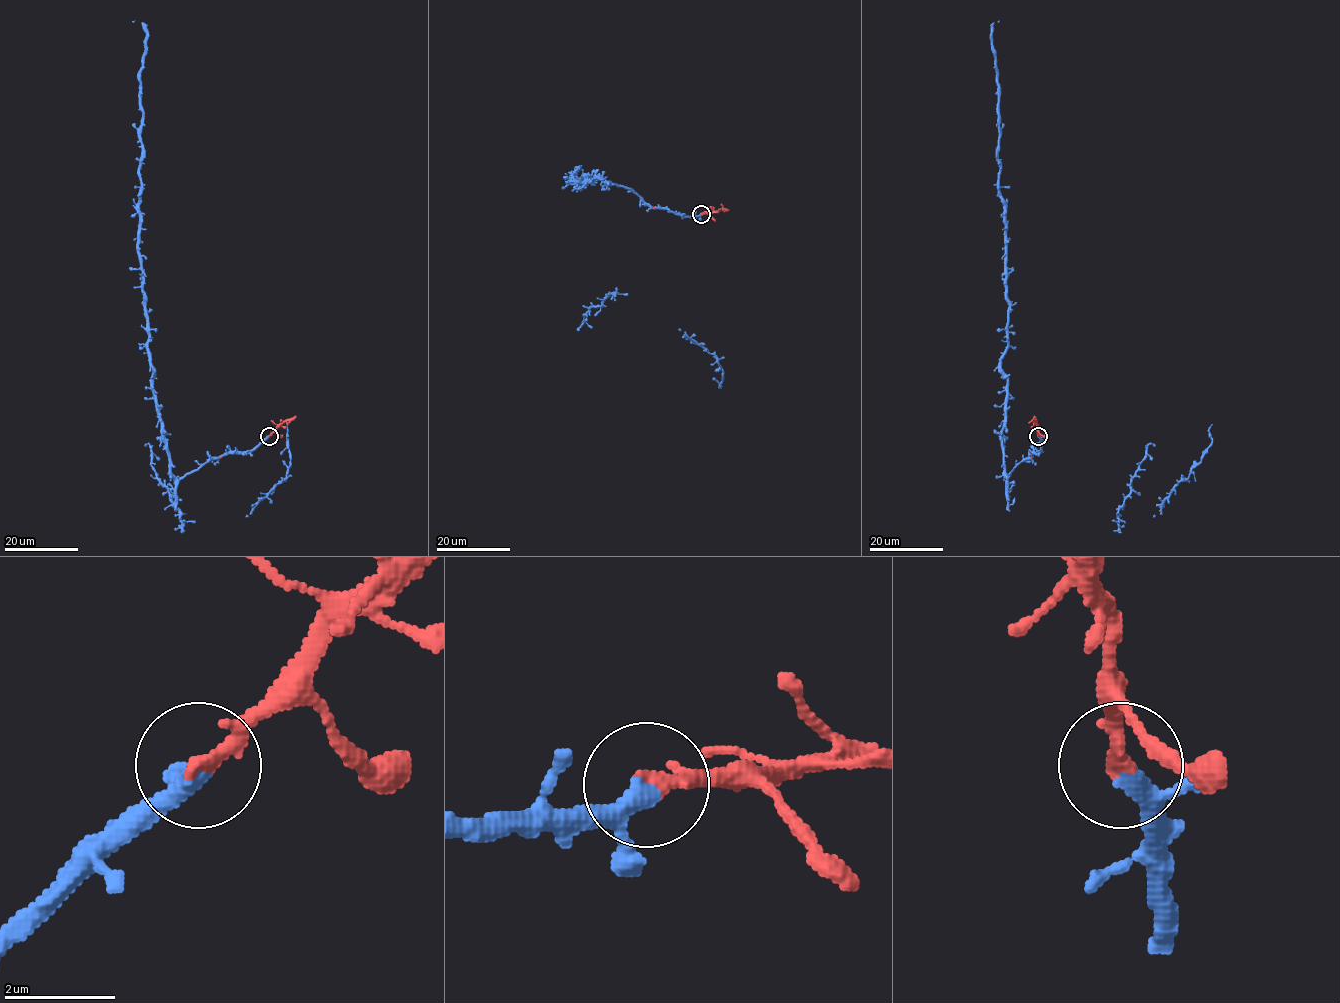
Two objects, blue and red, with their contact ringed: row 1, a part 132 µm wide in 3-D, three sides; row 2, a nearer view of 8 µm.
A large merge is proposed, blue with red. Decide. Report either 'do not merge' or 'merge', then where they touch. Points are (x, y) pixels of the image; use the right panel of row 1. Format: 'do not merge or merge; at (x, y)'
merge; at (1038, 436)

